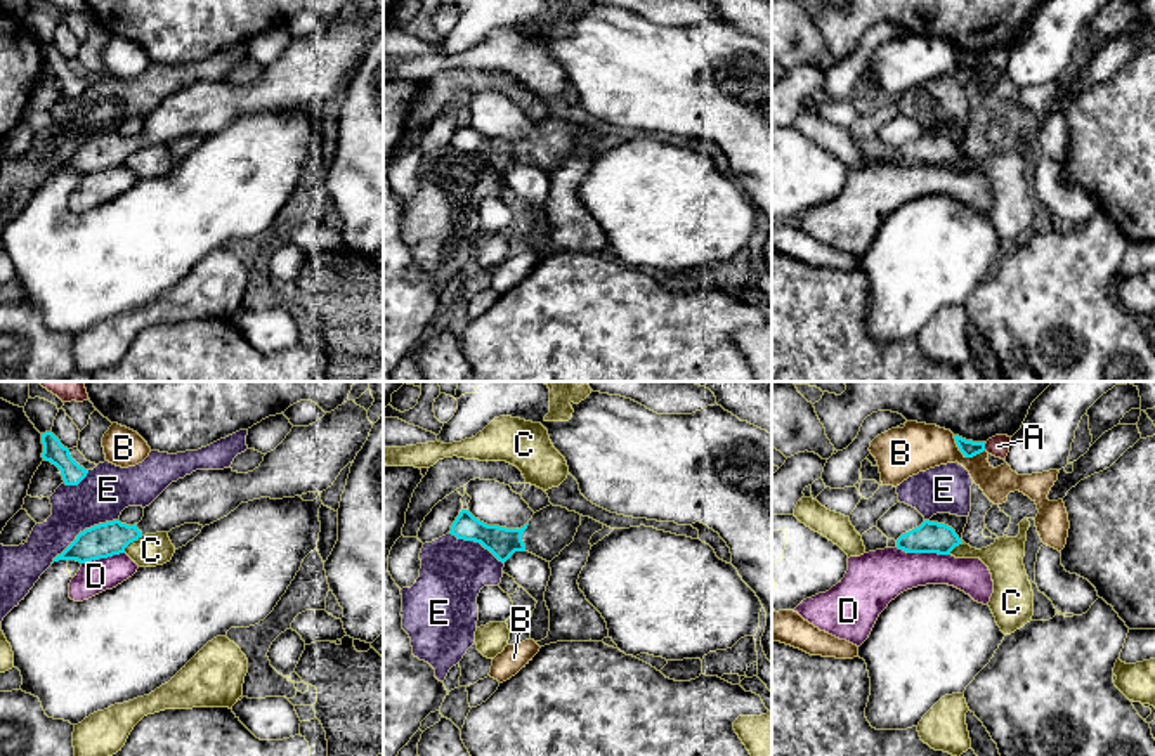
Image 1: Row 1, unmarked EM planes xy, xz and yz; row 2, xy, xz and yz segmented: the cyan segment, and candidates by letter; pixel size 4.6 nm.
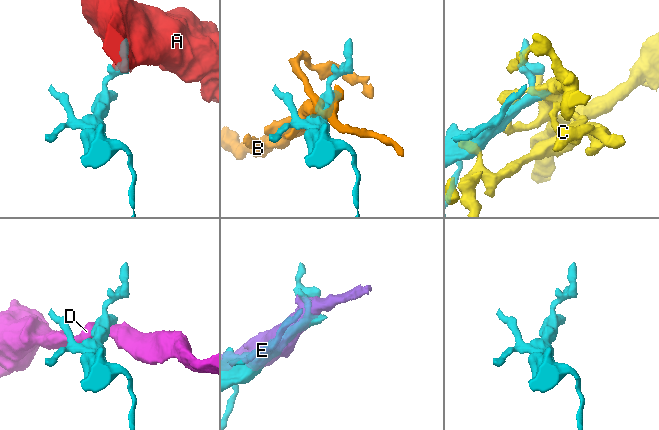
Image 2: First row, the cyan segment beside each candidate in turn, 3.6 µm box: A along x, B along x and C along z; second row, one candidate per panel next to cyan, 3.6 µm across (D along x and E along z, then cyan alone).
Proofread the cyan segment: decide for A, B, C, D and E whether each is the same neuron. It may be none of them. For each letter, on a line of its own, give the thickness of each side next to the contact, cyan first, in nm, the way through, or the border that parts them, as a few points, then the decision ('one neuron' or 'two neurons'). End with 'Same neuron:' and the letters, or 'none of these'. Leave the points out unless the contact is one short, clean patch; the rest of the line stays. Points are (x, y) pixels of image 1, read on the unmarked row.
A: 80 nm thick on the cyan side, 100 nm on the other; two neurons
B: 80 nm thick on the cyan side, 220 nm on the other; two neurons
C: 160 nm thick on the cyan side, 150 nm on the other; two neurons
D: 140 nm thick on the cyan side, 260 nm on the other; border along yz (897, 158), (907, 163), (949, 167); two neurons
E: 160 nm thick on the cyan side, 240 nm on the other; two neurons
Same neuron: none of these

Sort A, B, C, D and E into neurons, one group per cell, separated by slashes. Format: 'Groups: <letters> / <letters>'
Groups: A / B / C / D / E

